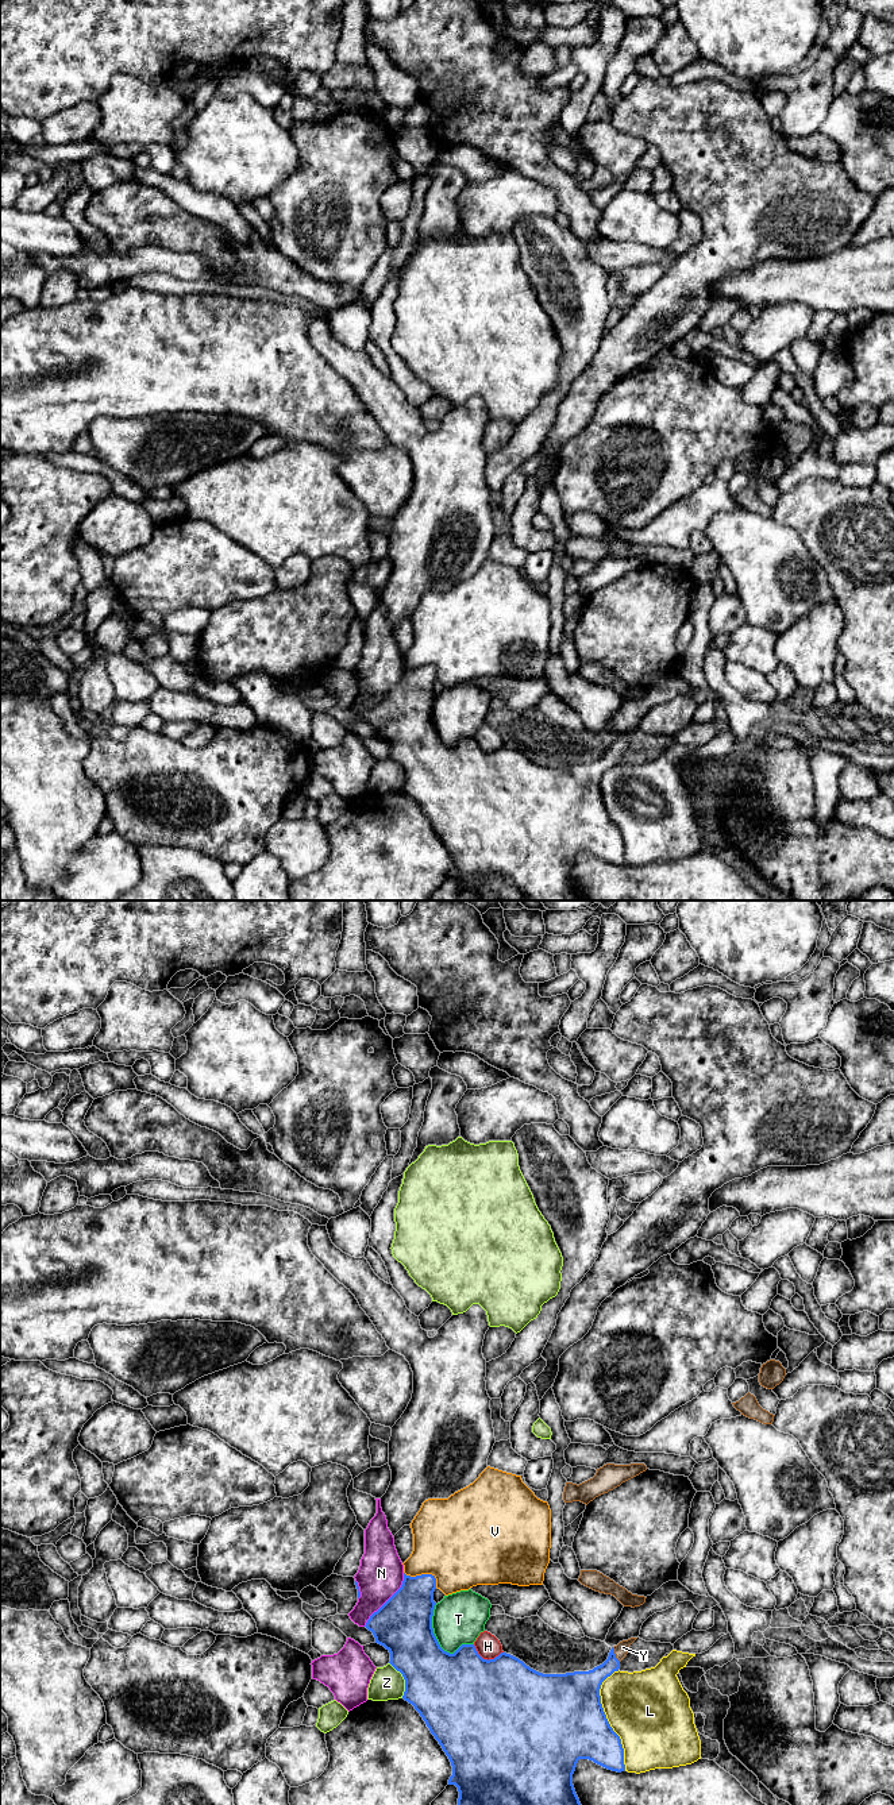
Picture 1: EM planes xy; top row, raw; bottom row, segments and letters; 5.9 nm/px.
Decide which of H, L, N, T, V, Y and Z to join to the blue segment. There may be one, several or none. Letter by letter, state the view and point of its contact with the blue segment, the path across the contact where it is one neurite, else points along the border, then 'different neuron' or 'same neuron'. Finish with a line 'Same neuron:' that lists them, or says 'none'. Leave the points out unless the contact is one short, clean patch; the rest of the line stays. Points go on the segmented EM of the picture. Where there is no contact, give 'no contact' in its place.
H: contact xy (486, 1659); different neuron
L: contact xy (607, 1720); different neuron
N: contact xy (388, 1600); different neuron
T: contact xy (438, 1642); different neuron
V: contact xy (424, 1574); different neuron
Y: contact xy (615, 1654); way xy (586, 1685), (615, 1654), (623, 1647); same neuron
Z: contact xy (404, 1678); different neuron
Same neuron: Y

